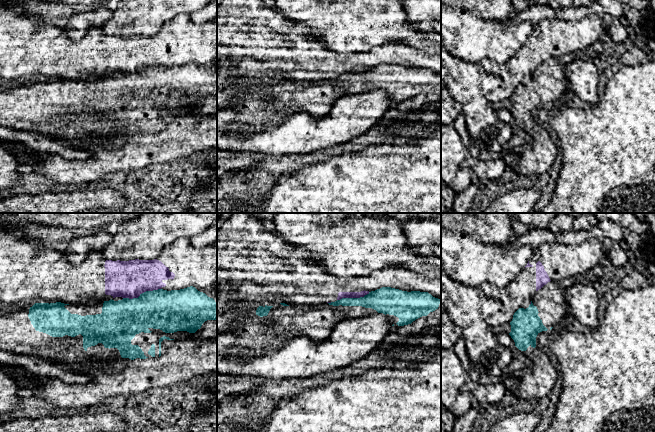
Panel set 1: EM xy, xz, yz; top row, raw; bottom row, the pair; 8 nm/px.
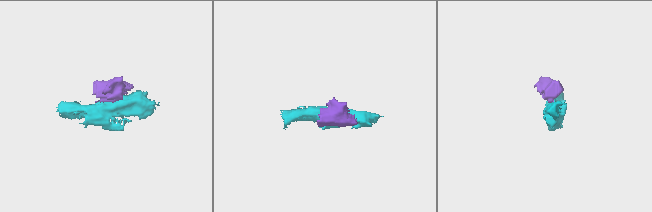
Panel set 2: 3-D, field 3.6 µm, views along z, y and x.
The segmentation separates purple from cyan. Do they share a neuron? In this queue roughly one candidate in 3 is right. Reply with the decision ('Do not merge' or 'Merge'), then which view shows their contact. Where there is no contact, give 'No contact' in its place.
Do not merge. Touches purple in xy

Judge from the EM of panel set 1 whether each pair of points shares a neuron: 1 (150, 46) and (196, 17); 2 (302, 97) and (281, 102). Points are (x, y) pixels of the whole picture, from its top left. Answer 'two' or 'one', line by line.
1: two
2: one

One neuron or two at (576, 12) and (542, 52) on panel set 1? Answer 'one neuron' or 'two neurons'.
two neurons

